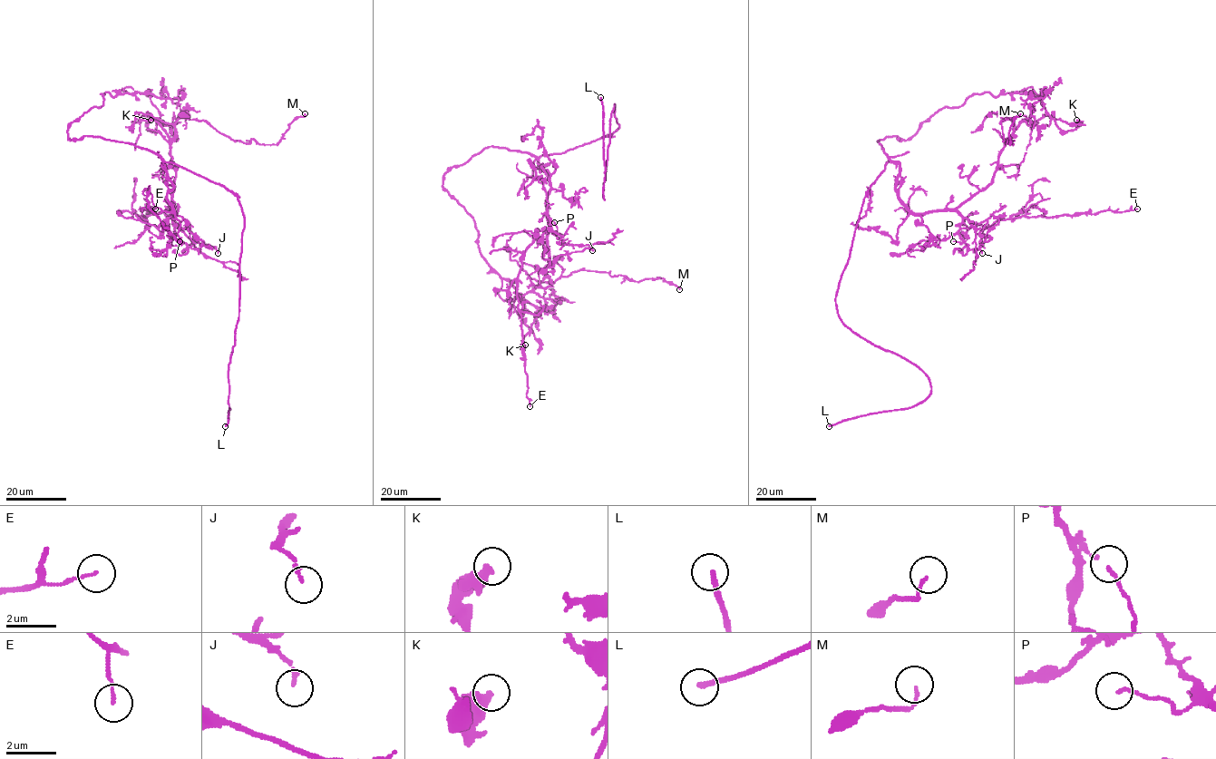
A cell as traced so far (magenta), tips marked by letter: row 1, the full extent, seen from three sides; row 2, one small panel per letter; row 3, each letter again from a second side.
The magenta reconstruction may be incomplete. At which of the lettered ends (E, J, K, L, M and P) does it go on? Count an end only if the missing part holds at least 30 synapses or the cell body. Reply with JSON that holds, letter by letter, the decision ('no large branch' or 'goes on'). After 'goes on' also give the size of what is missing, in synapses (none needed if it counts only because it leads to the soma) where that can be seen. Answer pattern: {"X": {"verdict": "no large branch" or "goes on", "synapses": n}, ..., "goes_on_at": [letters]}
{"E": {"verdict": "no large branch"}, "J": {"verdict": "no large branch"}, "K": {"verdict": "no large branch"}, "L": {"verdict": "goes on"}, "M": {"verdict": "no large branch"}, "P": {"verdict": "no large branch"}, "goes_on_at": ["L"]}

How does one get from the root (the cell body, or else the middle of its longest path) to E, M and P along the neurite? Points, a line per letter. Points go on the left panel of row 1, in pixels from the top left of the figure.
E: (189, 170), (161, 164), (175, 214), (148, 226), (141, 217), (155, 209)
M: (189, 170), (161, 164), (175, 214), (170, 142), (179, 118), (206, 121), (234, 141), (276, 144), (305, 113)
P: (189, 170), (171, 162), (161, 164), (173, 185), (166, 199), (175, 214), (170, 210), (179, 241)

